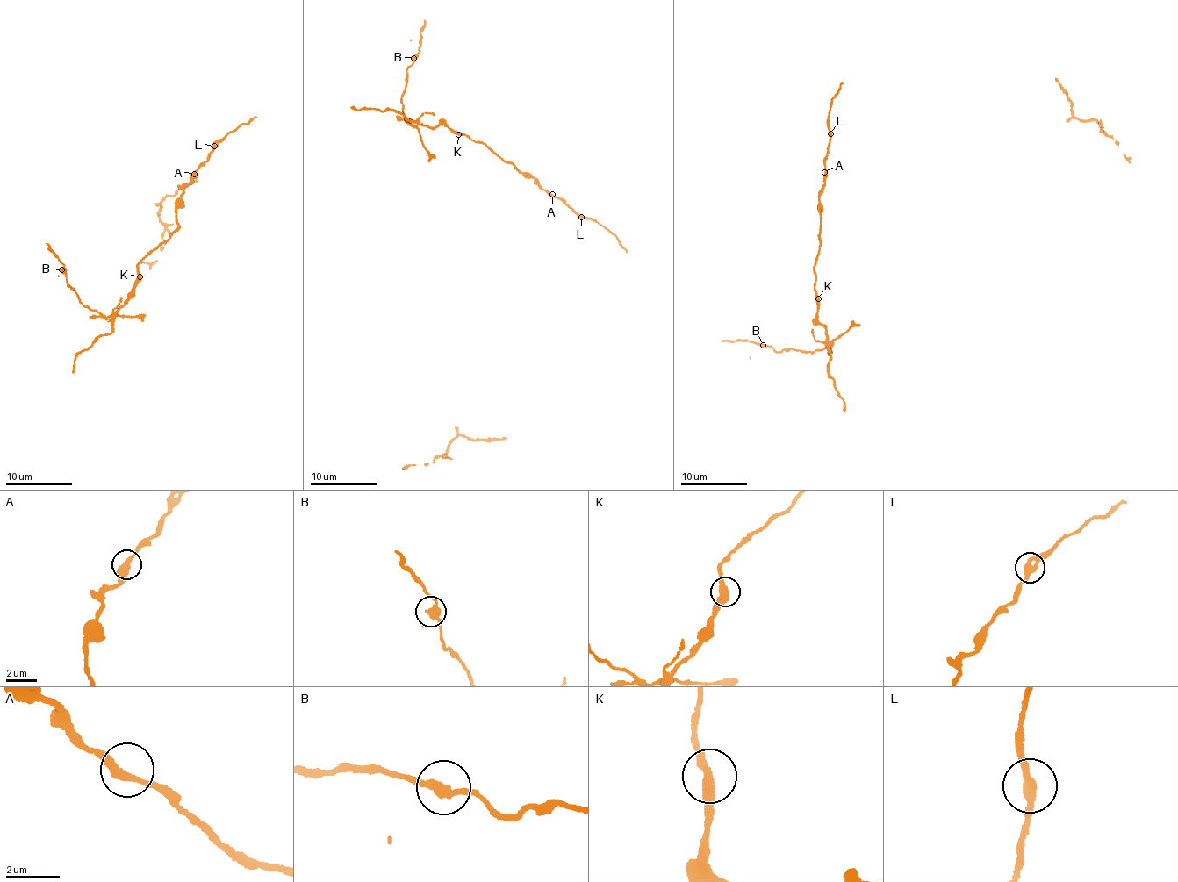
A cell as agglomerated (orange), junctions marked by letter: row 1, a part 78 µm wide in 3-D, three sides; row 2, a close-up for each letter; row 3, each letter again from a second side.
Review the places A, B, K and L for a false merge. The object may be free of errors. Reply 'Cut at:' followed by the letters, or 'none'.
Cut at: B

